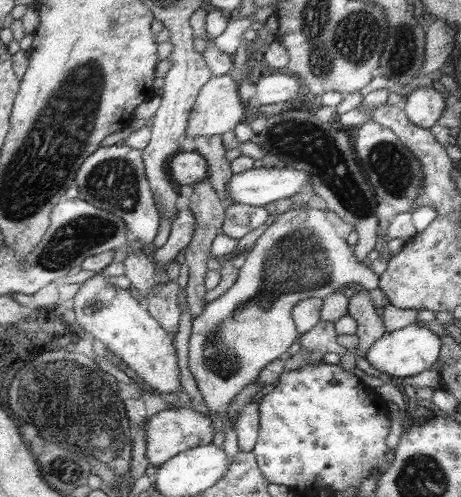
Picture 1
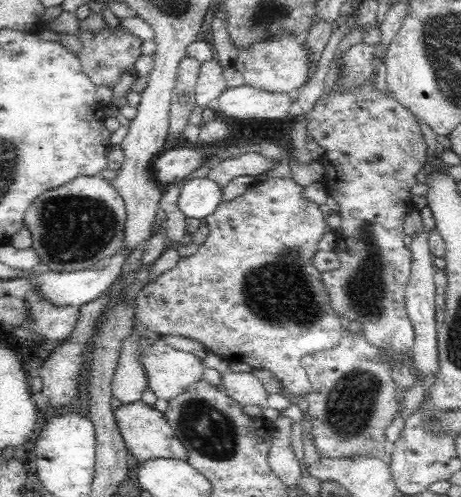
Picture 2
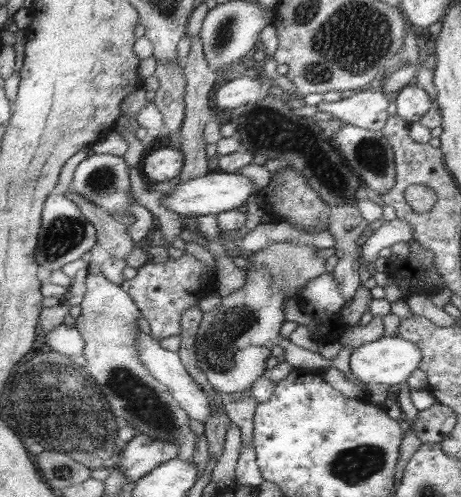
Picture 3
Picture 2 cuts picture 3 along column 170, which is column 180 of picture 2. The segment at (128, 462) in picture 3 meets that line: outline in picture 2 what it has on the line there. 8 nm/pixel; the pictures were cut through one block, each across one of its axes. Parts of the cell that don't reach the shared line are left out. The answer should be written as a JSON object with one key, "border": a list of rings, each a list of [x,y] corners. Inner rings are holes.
{"border":[[[134,402],[128,406],[122,406],[116,410],[116,420],[120,426],[120,432],[124,436],[124,442],[130,450],[130,456],[134,456],[140,464],[152,462],[152,460],[180,460],[180,462],[188,462],[188,450],[184,448],[184,444],[180,442],[180,438],[174,436],[174,430],[170,426],[170,422],[166,420],[166,416],[162,412],[158,412],[156,408],[150,408],[148,404]]]}

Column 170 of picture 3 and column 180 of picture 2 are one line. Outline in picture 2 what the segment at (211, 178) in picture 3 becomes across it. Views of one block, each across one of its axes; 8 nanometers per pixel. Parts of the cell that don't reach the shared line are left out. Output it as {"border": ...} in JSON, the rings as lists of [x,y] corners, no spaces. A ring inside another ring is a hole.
{"border":[[[188,178],[184,182],[178,206],[180,212],[184,212],[188,218],[198,218],[204,222],[210,218],[218,206],[222,204],[224,190],[220,184],[212,178]]]}

